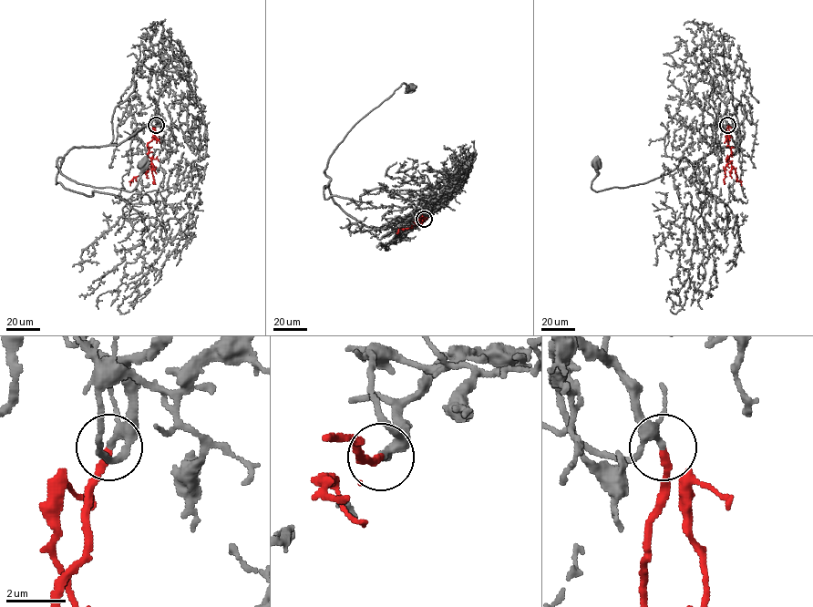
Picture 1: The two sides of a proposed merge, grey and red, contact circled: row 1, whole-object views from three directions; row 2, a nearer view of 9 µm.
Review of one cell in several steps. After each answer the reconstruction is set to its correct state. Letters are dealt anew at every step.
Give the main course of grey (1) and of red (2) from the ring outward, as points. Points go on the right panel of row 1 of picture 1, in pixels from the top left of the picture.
1: (727, 124), (716, 116), (735, 146), (716, 147), (694, 163), (684, 158), (644, 183), (595, 191), (596, 162)
2: (727, 124), (726, 133), (731, 150), (728, 160), (741, 185)

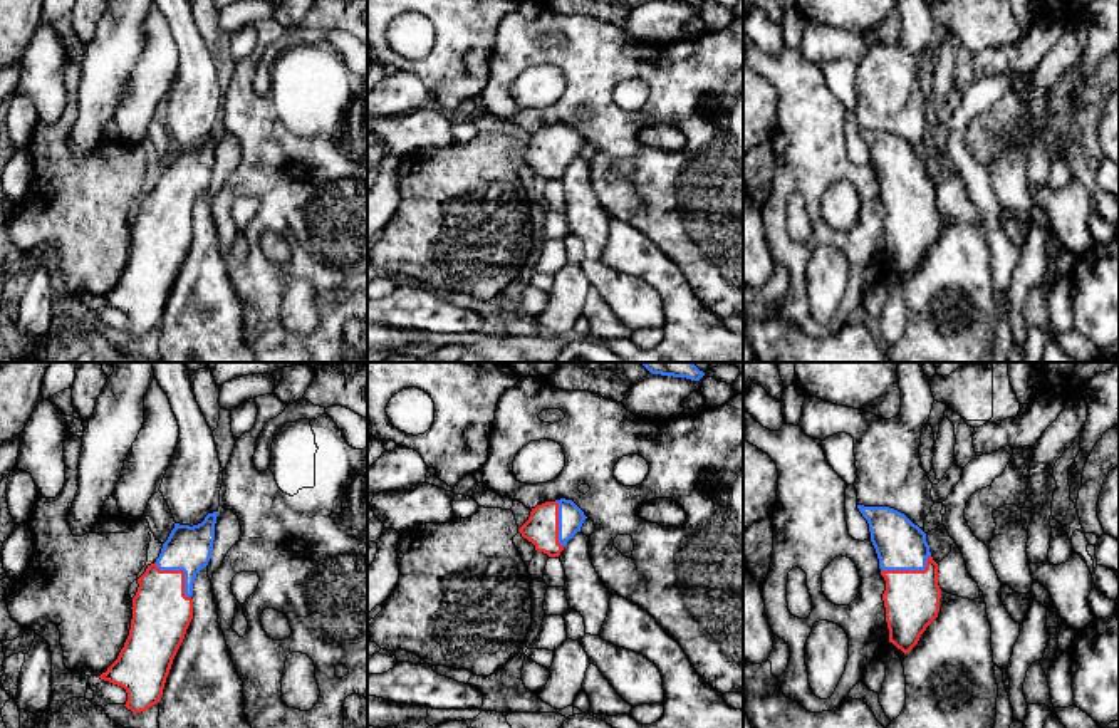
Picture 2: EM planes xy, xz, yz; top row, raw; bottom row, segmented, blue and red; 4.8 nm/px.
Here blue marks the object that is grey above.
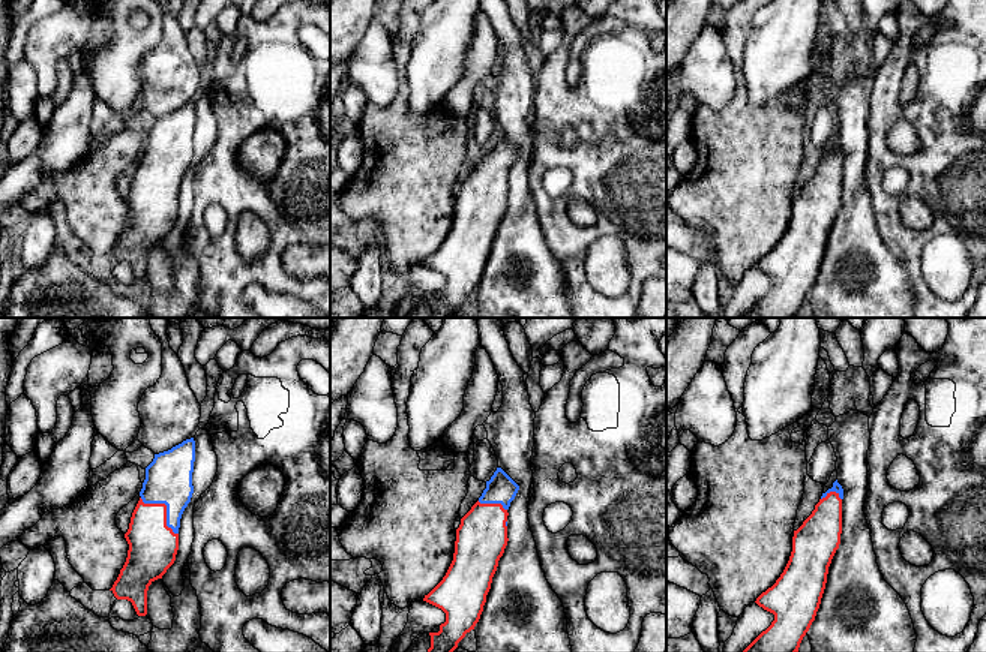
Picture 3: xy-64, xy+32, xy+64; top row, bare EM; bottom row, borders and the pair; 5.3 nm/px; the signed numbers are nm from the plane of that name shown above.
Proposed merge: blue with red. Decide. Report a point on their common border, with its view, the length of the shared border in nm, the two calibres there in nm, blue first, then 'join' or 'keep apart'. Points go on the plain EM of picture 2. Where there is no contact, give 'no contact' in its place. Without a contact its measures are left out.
meets blue in xy at (182, 193); contact 240 nm long; 220 nm thick on the blue side, 280 nm on the other; join

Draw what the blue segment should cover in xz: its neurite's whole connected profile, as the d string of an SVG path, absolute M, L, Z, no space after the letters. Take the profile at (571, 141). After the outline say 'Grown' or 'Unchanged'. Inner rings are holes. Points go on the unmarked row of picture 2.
M560 122L532 133L518 156L535 169L537 176L559 181L567 166L580 156L586 143L572 124Z. Grown

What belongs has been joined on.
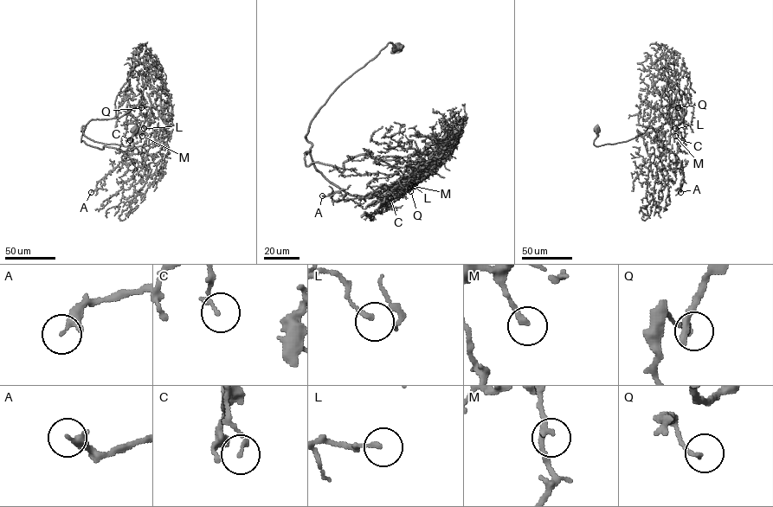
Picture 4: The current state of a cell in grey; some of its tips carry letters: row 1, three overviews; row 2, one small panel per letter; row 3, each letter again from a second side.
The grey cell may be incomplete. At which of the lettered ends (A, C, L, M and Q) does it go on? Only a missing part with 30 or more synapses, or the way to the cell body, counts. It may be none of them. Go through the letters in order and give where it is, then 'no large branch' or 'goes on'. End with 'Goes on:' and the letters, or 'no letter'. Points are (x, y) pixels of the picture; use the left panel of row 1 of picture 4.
A: (91, 192) | goes on
C: (130, 140) | no large branch
L: (144, 128) | no large branch
M: (142, 136) | no large branch
Q: (141, 107) | no large branch
Goes on: A

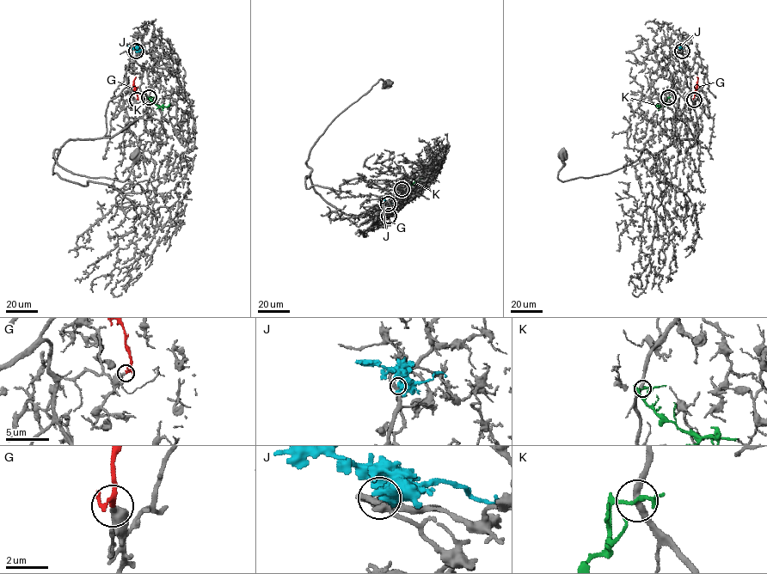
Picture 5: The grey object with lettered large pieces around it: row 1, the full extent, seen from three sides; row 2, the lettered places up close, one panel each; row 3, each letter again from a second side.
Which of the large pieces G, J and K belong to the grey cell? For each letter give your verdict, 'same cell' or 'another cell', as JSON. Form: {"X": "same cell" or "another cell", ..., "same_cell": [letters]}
{"G": "same cell", "J": "another cell", "K": "another cell", "same_cell": ["G"]}

